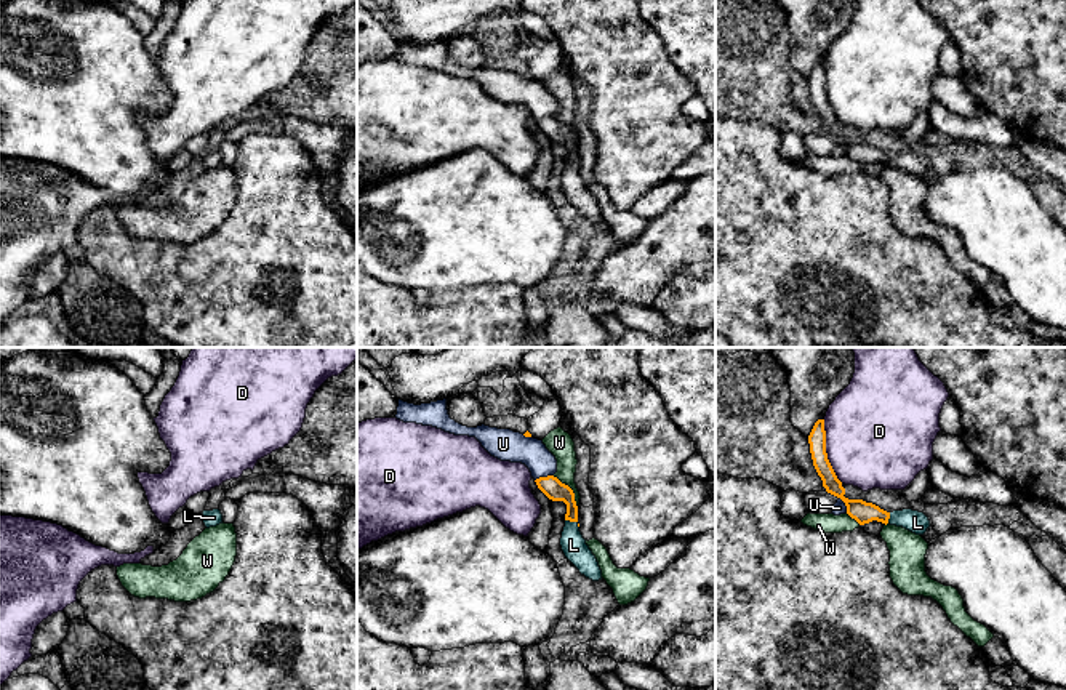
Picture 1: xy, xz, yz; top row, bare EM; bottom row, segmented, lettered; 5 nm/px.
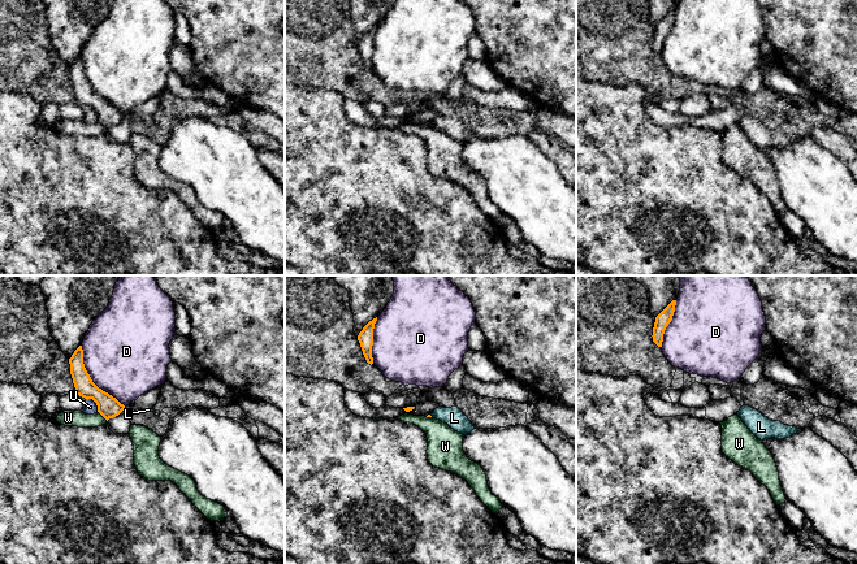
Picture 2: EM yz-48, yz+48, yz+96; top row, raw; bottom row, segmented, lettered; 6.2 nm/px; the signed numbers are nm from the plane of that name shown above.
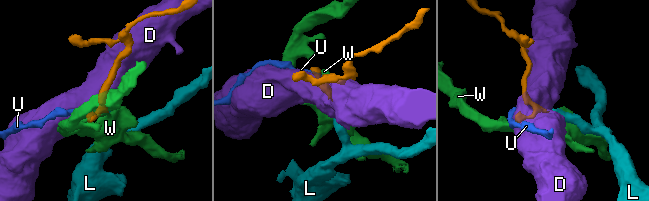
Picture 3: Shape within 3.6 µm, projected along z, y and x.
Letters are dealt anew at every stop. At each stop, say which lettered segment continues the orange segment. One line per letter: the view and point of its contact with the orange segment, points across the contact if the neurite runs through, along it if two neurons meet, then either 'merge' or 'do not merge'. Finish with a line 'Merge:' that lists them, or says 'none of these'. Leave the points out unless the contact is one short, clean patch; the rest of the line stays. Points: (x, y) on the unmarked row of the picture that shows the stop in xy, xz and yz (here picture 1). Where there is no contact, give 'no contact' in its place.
D: yz (825, 93) | do not merge
L: xz (573, 162) | across xz (551, 128), (570, 144), (573, 162), (573, 186) | merge
U: xz (543, 119) | along xz (553, 116), (535, 122) | do not merge
W: xz (570, 130) | along xz (553, 117), (572, 132), (577, 148) | do not merge
Merge: L

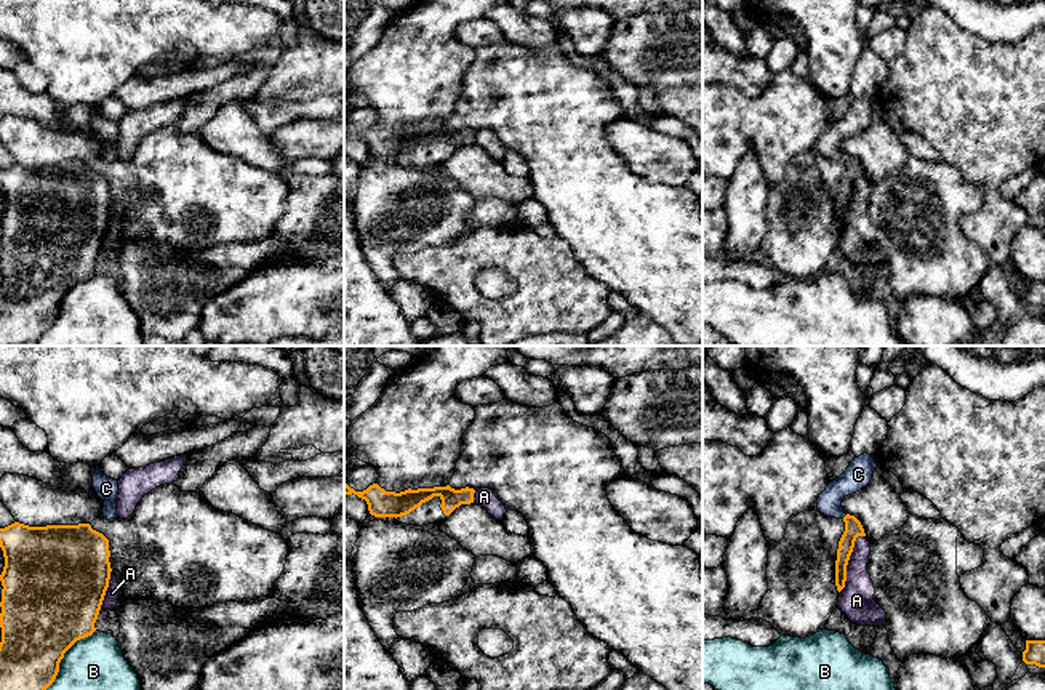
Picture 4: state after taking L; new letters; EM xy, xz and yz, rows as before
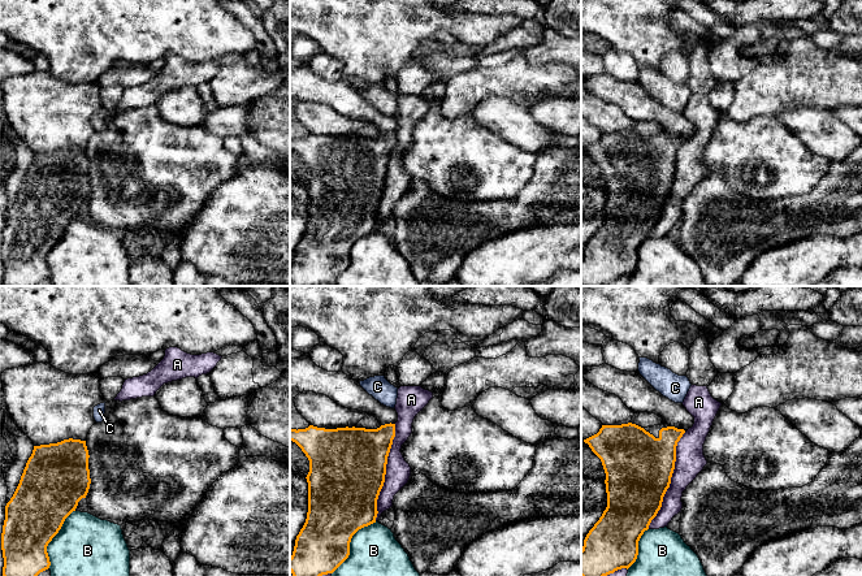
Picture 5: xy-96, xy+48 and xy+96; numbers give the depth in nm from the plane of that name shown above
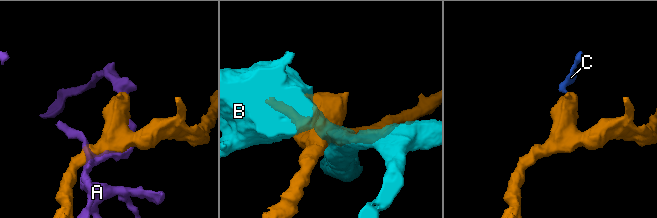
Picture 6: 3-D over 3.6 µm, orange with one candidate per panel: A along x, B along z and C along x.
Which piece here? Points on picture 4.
A: yz (847, 204) | do not merge
B: xy (60, 303) | do not merge
C: yz (845, 157) | across yz (853, 170), (845, 157), (837, 136), (858, 116) | merge
Merge: C

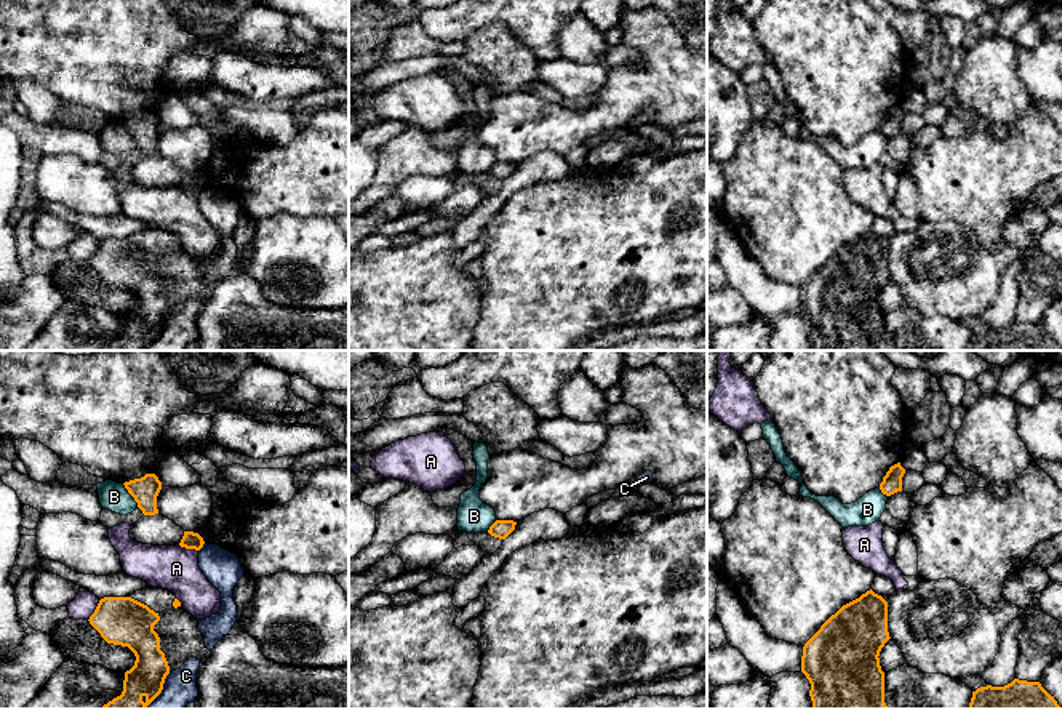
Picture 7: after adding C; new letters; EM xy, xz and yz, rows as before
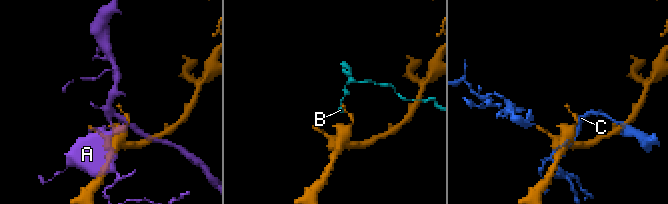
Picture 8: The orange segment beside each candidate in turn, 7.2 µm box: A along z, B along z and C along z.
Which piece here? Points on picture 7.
A: xy (187, 189) | along xy (178, 186), (197, 192) | do not merge
B: xy (130, 135) | along xy (122, 125), (138, 148) | do not merge
C: xy (162, 330) | do not merge
Merge: none of these

